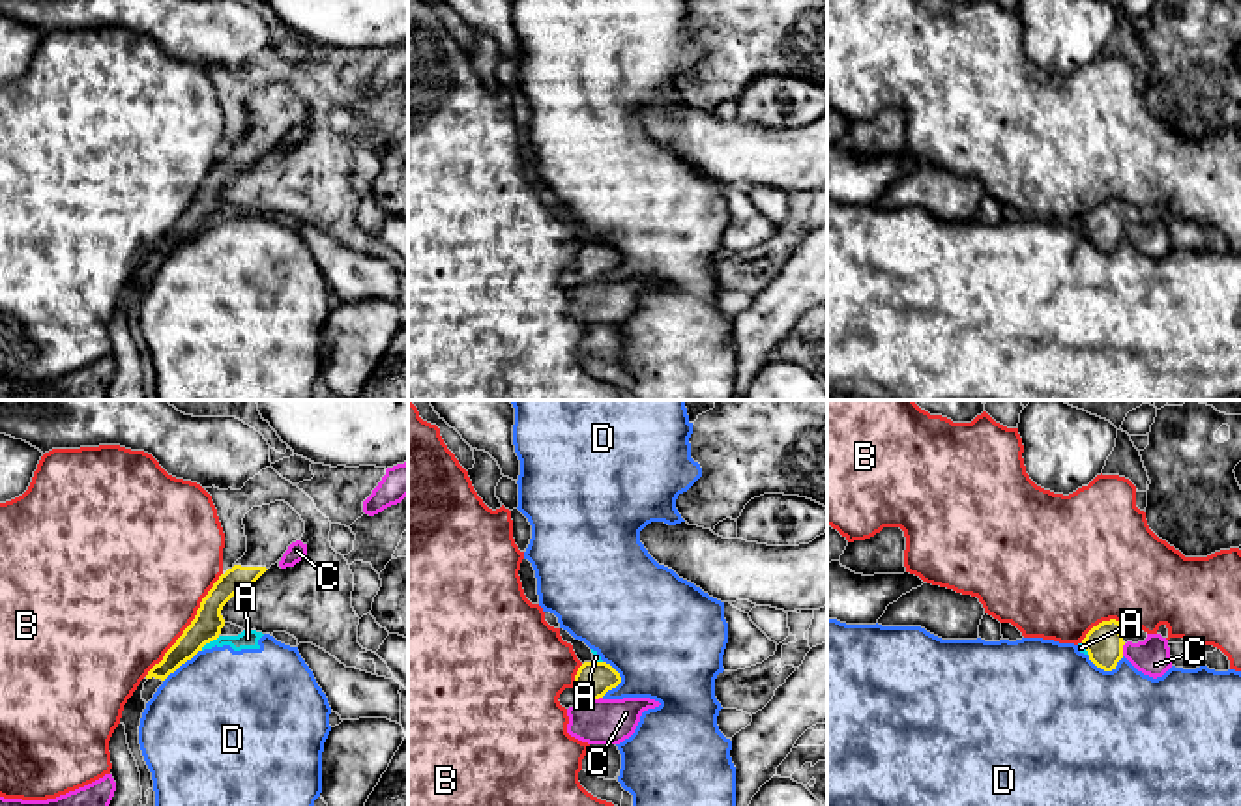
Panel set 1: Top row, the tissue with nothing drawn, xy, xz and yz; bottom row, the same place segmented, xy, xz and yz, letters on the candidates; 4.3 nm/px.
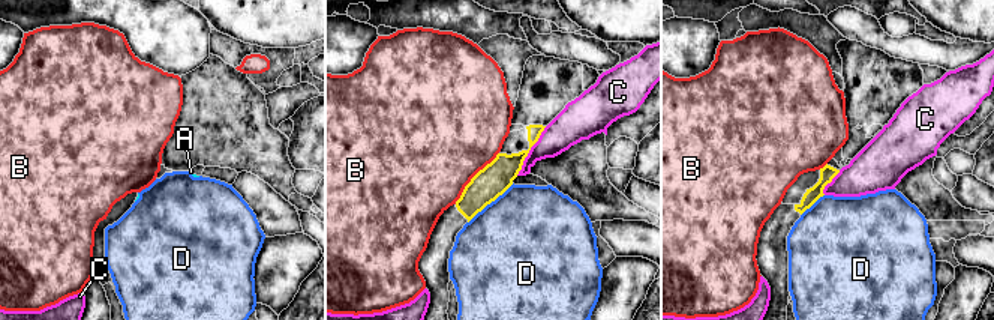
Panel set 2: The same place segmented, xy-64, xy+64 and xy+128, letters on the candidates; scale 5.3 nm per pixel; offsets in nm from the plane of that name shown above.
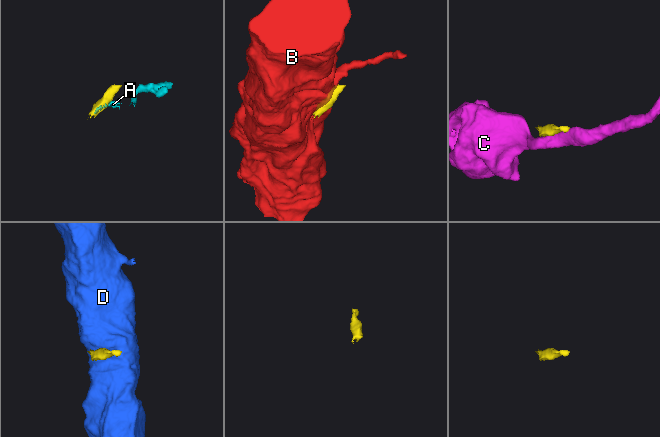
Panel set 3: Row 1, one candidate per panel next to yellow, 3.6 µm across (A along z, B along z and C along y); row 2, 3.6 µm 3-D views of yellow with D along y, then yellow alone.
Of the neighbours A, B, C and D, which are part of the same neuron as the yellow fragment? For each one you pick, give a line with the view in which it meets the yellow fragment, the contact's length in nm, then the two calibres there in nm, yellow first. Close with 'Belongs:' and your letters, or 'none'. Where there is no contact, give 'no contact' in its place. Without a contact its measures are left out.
Belongs: none

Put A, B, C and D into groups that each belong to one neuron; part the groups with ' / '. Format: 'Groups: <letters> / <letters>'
Groups: A D / B / C

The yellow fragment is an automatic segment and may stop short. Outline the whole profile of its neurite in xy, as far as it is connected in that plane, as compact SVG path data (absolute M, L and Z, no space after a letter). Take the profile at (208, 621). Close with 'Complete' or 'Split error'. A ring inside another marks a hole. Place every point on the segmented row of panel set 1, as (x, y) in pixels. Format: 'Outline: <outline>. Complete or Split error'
Outline: M285 501L253 507L243 518L247 552L234 563L208 595L202 598L195 619L155 664L144 683L142 699L148 703L163 681L182 664L191 660L202 647L219 638L225 619L223 606L238 593L249 589L271 565L275 565L288 546L305 533L305 522Z. Split error

